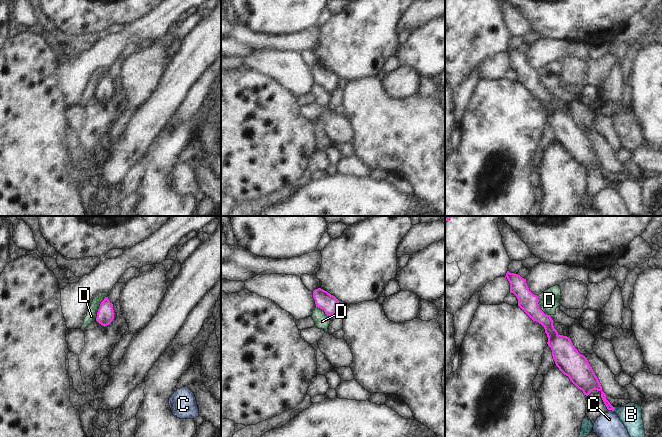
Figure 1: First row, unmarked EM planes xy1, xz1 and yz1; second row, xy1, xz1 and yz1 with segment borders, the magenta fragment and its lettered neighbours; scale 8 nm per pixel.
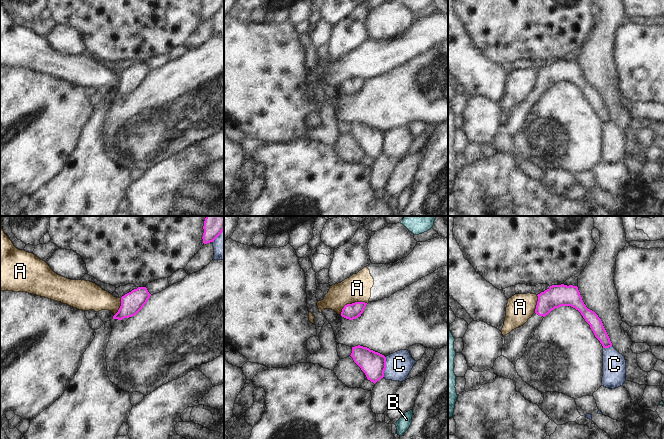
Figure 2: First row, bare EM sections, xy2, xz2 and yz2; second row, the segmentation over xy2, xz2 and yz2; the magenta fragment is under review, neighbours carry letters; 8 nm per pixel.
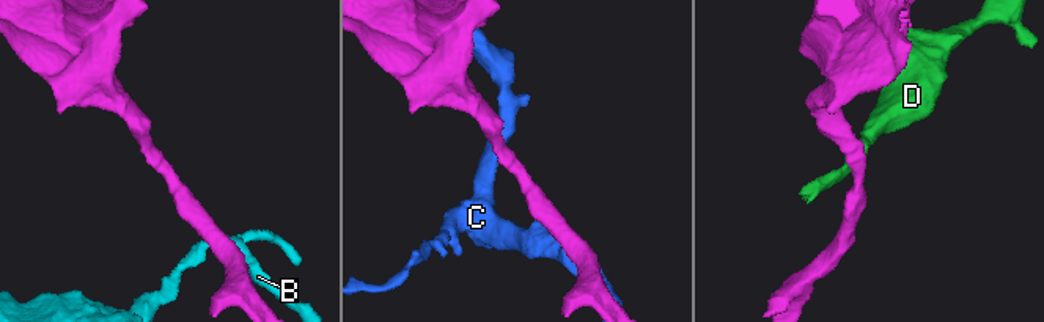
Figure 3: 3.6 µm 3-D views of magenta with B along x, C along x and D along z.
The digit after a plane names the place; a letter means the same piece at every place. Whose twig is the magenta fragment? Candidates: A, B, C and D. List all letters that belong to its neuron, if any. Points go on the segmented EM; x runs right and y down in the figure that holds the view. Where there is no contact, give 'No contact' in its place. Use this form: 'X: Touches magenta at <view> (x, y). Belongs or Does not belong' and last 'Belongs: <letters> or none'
A: Touches magenta at xz2 (352, 303). Does not belong
B: Touches magenta at yz1 (614, 409). Does not belong
C: Touches magenta at xz2 (385, 367). Does not belong
D: Touches magenta at xy1 (99, 308). Does not belong
Belongs: none

